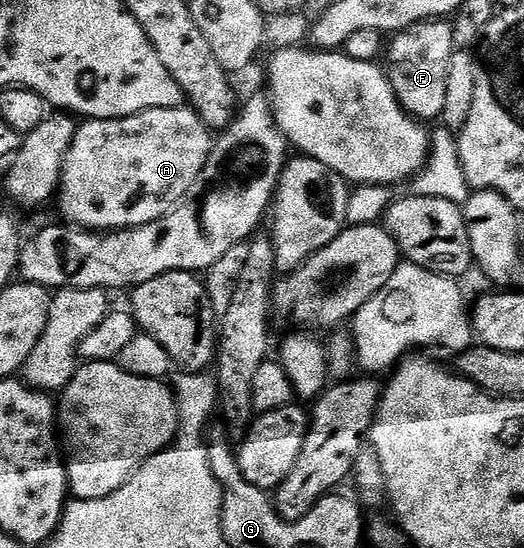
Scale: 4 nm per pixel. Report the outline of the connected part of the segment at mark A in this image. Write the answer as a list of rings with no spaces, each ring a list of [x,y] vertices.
[[[184,105],[176,106],[175,108],[151,108],[138,114],[132,114],[126,118],[91,118],[82,121],[71,140],[71,148],[67,148],[67,152],[65,153],[63,170],[61,172],[61,185],[55,195],[55,203],[57,202],[62,216],[65,217],[62,219],[68,225],[82,230],[108,232],[111,230],[126,230],[132,226],[151,224],[163,217],[164,214],[169,213],[178,202],[184,199],[185,195],[189,193],[189,189],[197,183],[197,177],[203,172],[203,168],[209,159],[210,149],[211,131],[209,127],[201,123],[201,118],[196,112],[191,108],[186,108]]]

